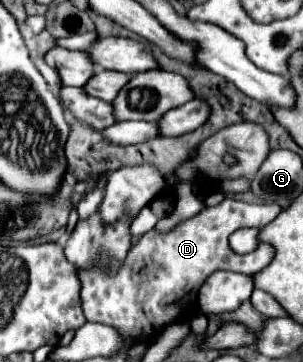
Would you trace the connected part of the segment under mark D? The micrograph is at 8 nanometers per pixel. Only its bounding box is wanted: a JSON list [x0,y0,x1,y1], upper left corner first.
[80,199,278,341]

